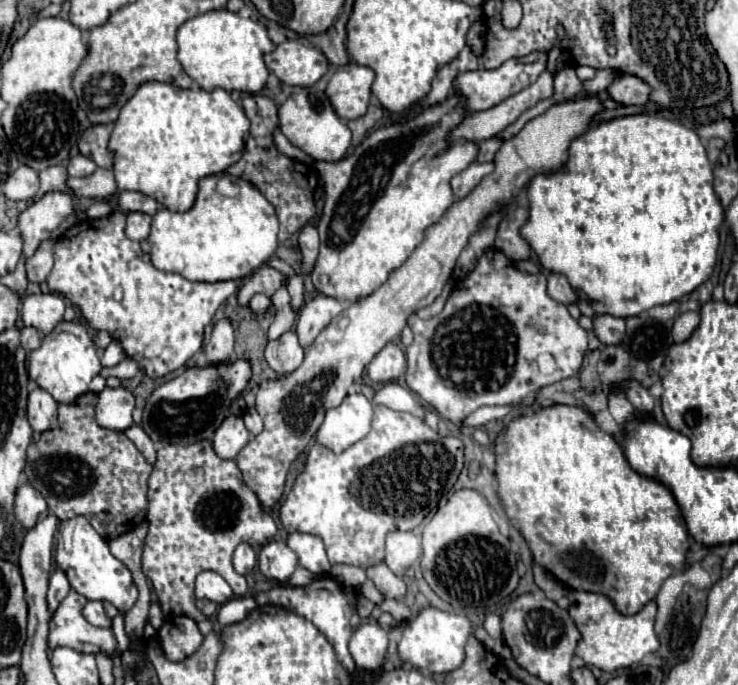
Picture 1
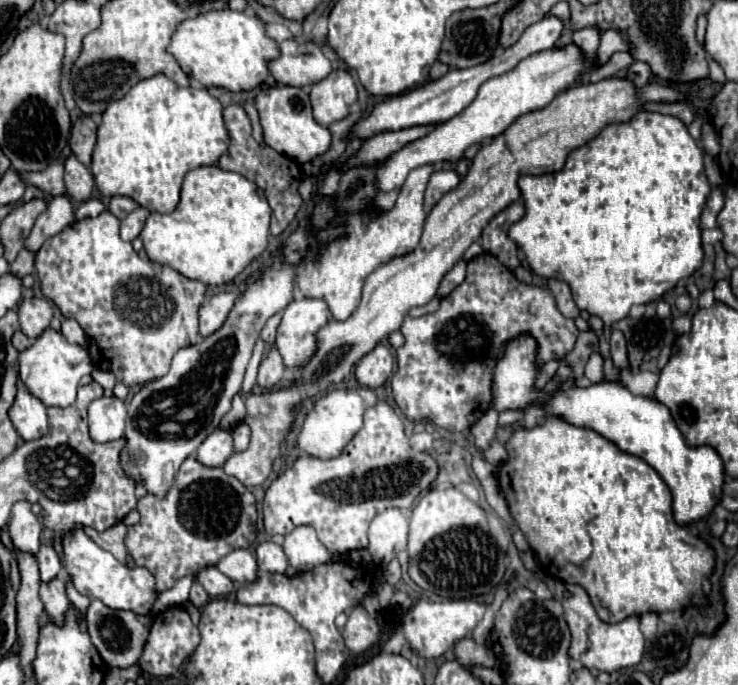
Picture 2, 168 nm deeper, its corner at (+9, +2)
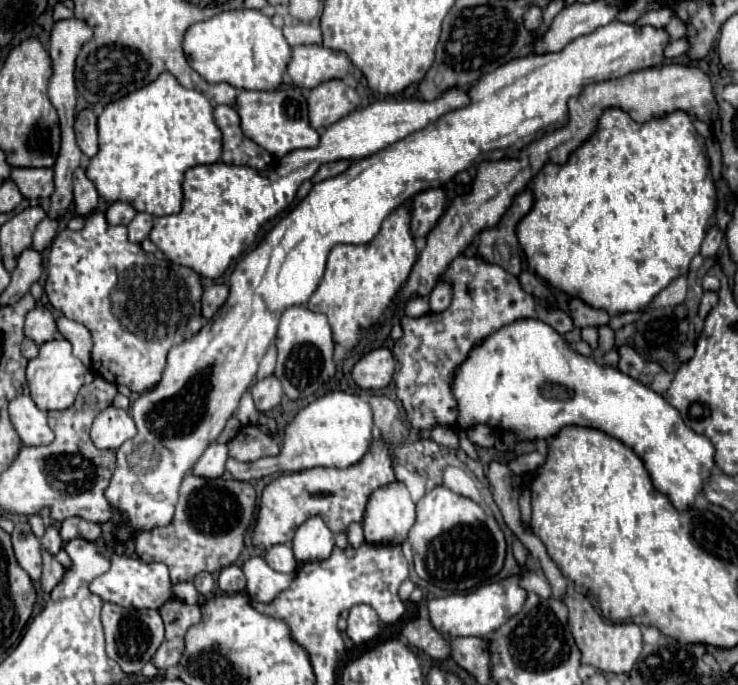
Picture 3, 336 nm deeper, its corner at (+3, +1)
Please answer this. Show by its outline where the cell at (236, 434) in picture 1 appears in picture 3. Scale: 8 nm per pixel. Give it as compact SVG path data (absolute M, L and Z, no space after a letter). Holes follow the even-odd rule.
M214 442L200 456L200 460L194 464L192 472L200 474L202 478L220 478L224 474L226 458L228 458L228 446Z

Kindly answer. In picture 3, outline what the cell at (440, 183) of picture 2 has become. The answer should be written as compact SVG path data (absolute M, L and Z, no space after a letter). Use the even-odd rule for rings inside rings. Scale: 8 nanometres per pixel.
M442 188L424 190L410 200L410 230L414 238L426 236L444 212L446 192Z

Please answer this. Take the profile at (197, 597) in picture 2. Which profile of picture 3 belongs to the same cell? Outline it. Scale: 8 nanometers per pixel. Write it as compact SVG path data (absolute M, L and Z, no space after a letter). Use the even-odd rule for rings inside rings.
M200 572L196 578L194 578L194 586L200 594L210 594L212 588L214 588L214 580L212 580L212 574L210 572Z

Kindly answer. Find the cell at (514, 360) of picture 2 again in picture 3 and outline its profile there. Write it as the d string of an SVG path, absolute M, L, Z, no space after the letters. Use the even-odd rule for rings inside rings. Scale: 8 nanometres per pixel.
M516 320L514 324L504 326L504 330L496 330L492 338L484 338L484 342L480 342L480 346L468 354L468 362L456 370L452 394L456 394L456 404L460 406L460 418L456 424L462 430L476 424L488 424L494 432L512 432L516 440L548 440L564 426L586 426L606 432L634 450L634 454L644 462L656 490L668 496L678 510L692 506L714 466L712 442L688 428L678 410L672 408L660 394L616 370L614 366L596 364L594 358L578 354L566 344L562 334L540 320Z

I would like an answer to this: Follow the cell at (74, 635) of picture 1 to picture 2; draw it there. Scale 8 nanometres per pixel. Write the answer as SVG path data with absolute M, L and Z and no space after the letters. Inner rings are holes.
M56 577L50 583L42 583L40 587L40 599L44 603L46 615L50 623L54 625L64 625L66 613L68 613L68 595L66 595L66 583L62 577Z

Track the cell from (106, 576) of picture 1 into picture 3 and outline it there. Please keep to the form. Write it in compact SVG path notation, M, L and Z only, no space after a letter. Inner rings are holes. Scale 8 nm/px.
M110 554L110 570L98 576L92 584L90 590L98 594L104 602L114 602L124 608L160 608L168 598L172 598L172 582L168 576L168 568L164 564L146 564L140 558L128 558L120 554Z

